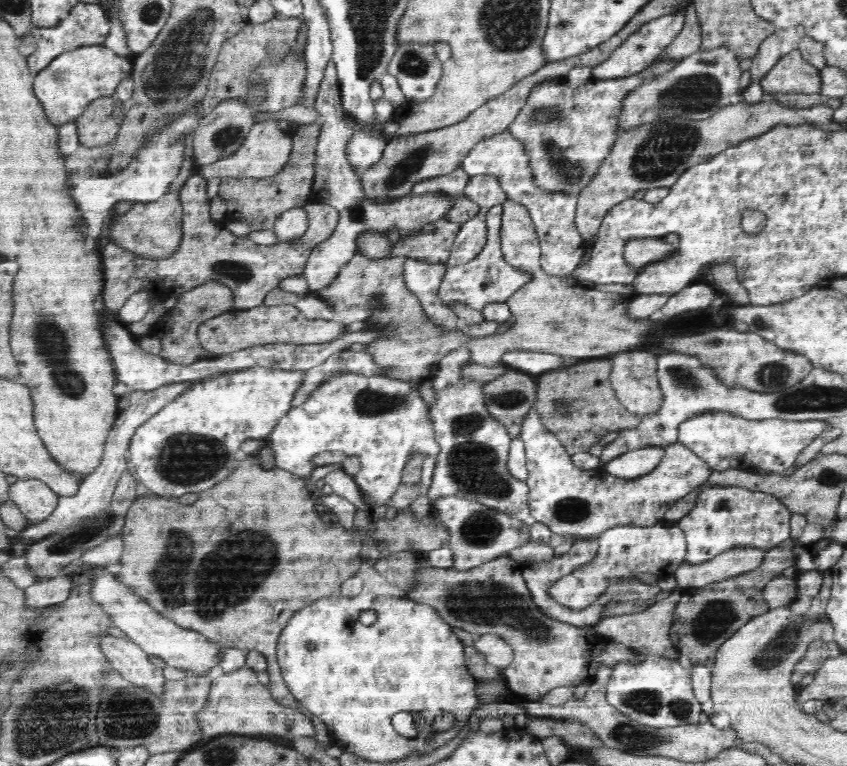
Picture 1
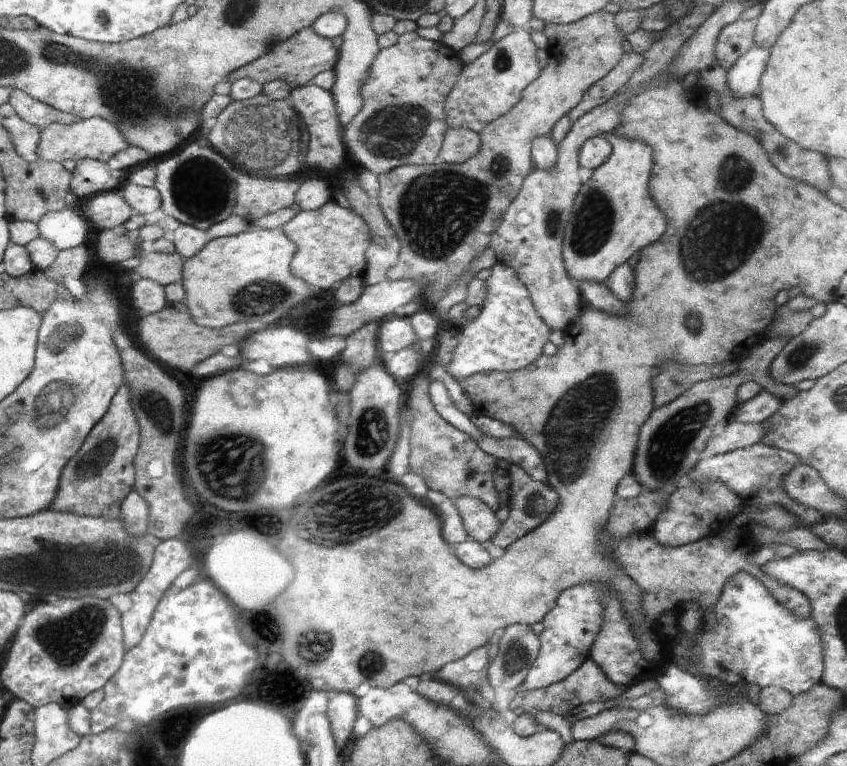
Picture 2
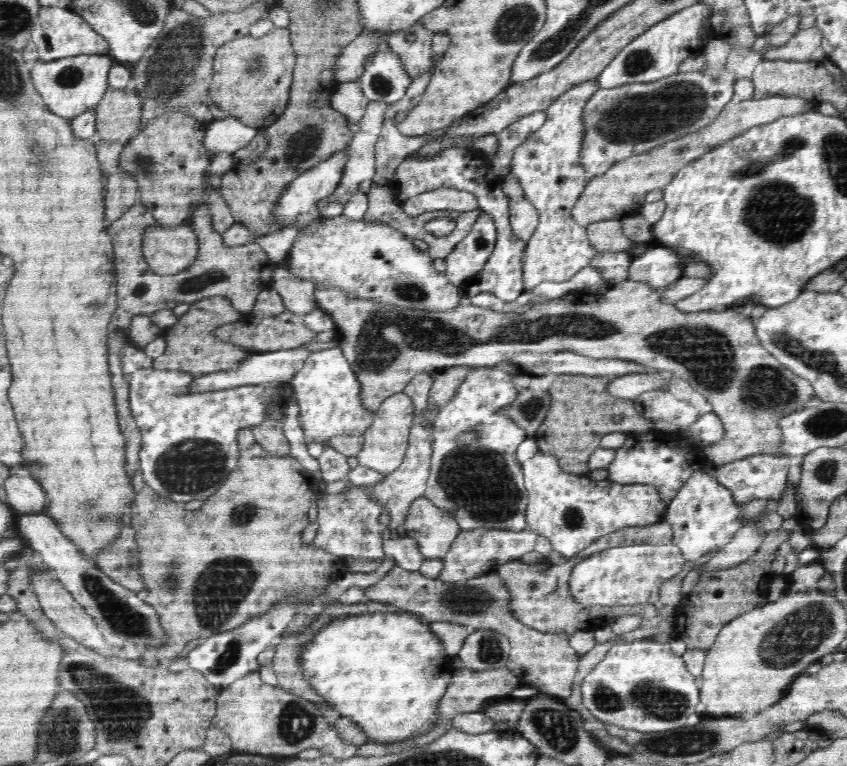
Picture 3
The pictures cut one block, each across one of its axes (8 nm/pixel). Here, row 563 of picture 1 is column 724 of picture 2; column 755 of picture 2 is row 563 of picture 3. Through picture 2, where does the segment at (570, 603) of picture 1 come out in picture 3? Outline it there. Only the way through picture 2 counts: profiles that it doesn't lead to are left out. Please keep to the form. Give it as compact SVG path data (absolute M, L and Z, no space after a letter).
M673 542L615 546L593 554L574 566L570 573L569 591L574 600L584 605L613 607L643 602L654 604L659 599L660 586L682 572L686 561Z

